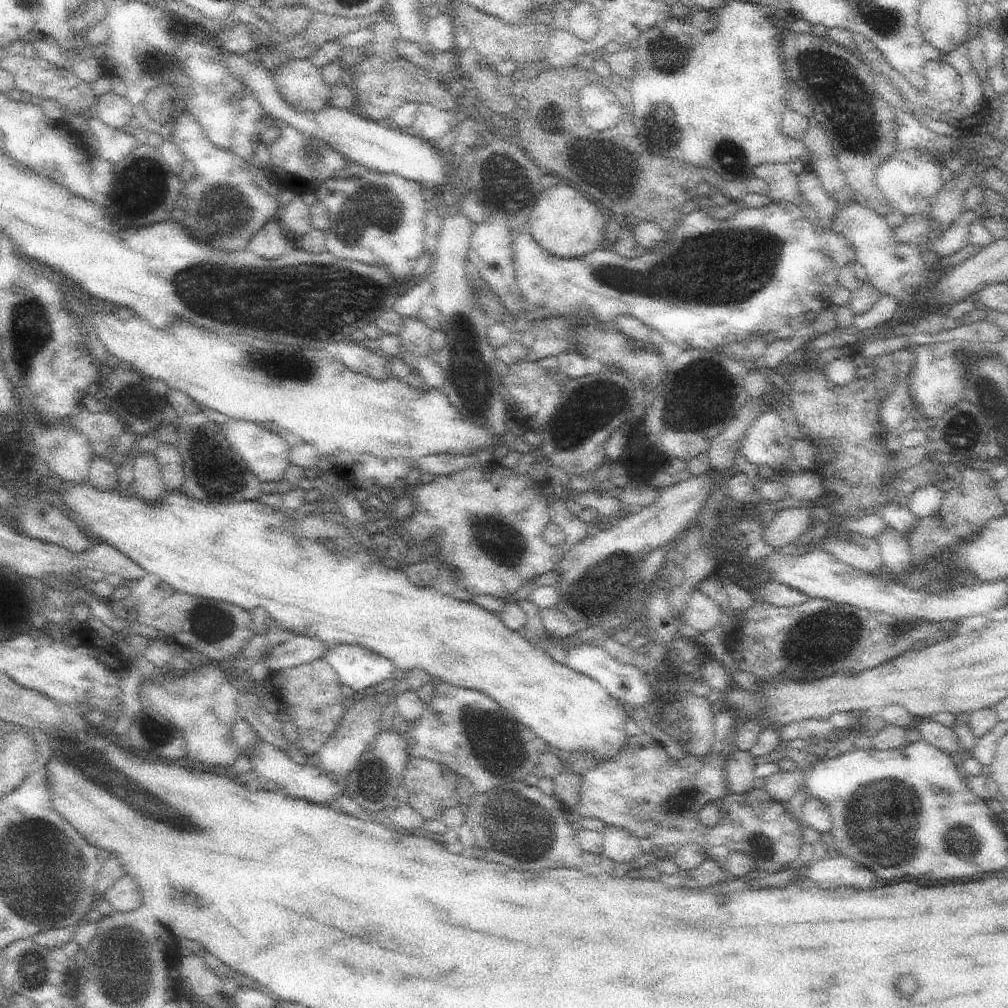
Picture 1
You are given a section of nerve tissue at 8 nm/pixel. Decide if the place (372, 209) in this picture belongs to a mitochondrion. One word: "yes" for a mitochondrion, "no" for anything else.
yes

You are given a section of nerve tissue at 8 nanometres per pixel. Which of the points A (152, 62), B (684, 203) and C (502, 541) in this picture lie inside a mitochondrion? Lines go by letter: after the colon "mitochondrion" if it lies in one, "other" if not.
A: mitochondrion
B: other
C: mitochondrion

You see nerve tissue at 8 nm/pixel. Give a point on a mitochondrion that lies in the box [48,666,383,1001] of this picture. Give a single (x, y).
(96, 765)

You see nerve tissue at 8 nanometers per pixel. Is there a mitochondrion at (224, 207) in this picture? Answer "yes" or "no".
yes

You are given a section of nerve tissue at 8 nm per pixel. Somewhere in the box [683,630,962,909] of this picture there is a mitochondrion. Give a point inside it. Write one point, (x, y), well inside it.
(882, 814)

